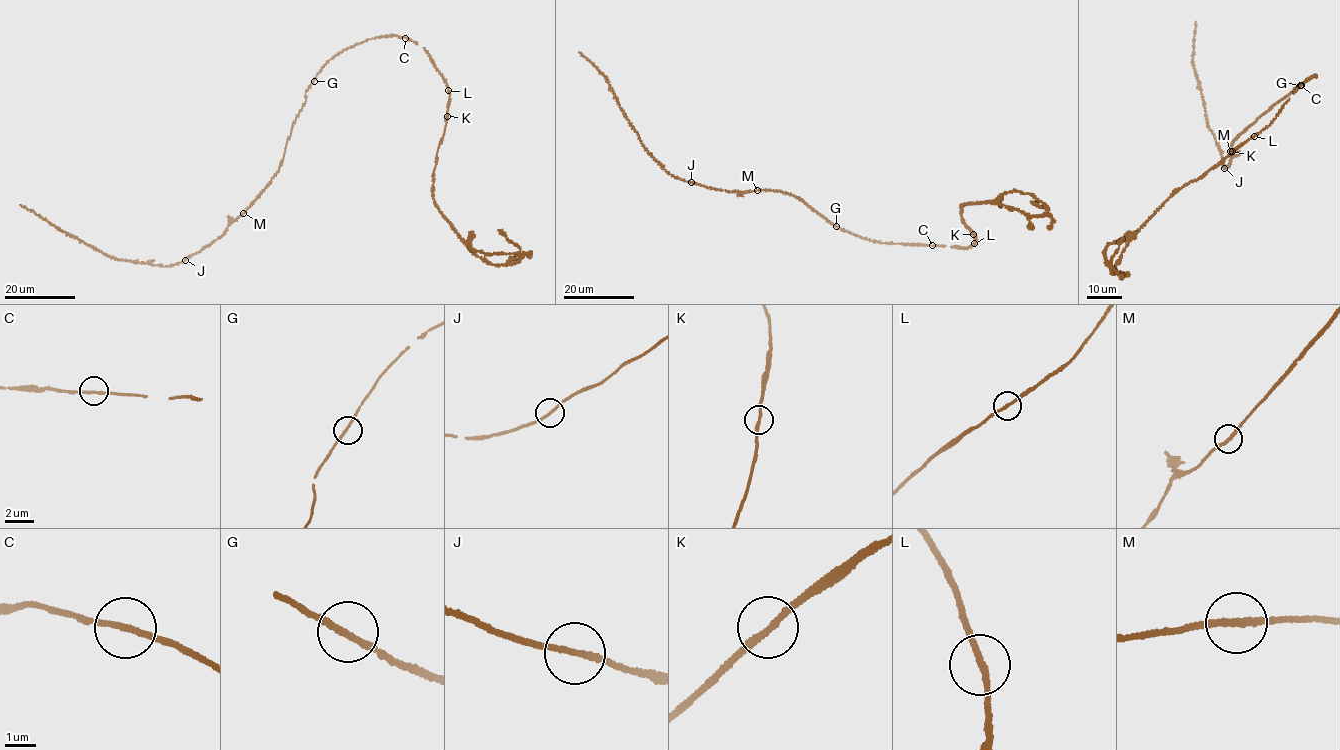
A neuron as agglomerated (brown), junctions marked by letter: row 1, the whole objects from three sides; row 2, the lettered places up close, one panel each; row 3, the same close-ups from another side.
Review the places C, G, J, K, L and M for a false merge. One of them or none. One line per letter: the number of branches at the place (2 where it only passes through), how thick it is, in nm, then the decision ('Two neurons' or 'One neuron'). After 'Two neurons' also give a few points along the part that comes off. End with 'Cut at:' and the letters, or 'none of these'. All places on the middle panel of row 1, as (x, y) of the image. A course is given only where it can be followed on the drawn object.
C: Branches: 2. Thickness 180 nm. One neuron
G: Branches: 2. Thickness 180 nm. One neuron
J: Branches: 2. Thickness 180 nm. One neuron
K: Branches: 2. Thickness 190 nm. One neuron
L: Branches: 2. Thickness 180 nm. One neuron
M: Branches: 2. Thickness 190 nm. One neuron
Cut at: none of these

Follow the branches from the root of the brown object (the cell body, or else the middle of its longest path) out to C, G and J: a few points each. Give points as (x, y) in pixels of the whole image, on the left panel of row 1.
C: (321, 68), (343, 50), (365, 40), (392, 35), (405, 38)
G: (321, 68), (314, 81)
J: (321, 68), (306, 91), (276, 175), (226, 231), (185, 260)

